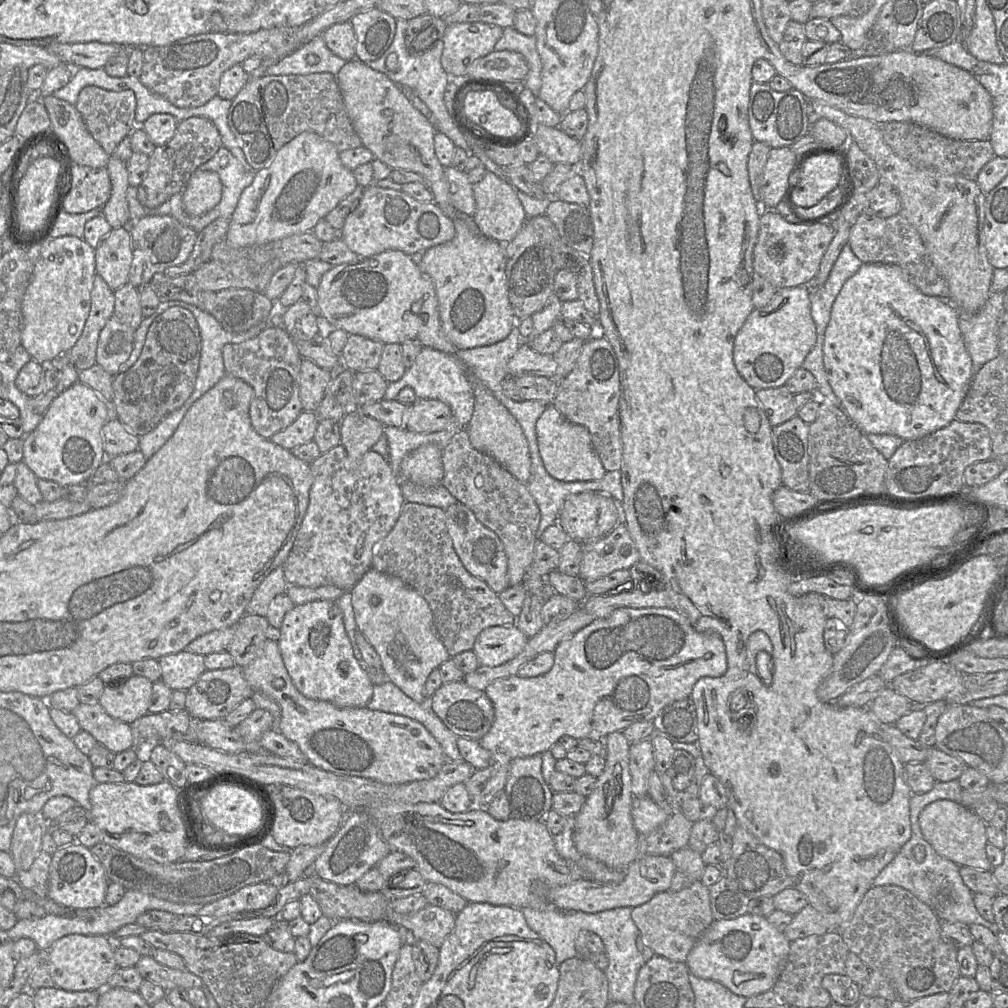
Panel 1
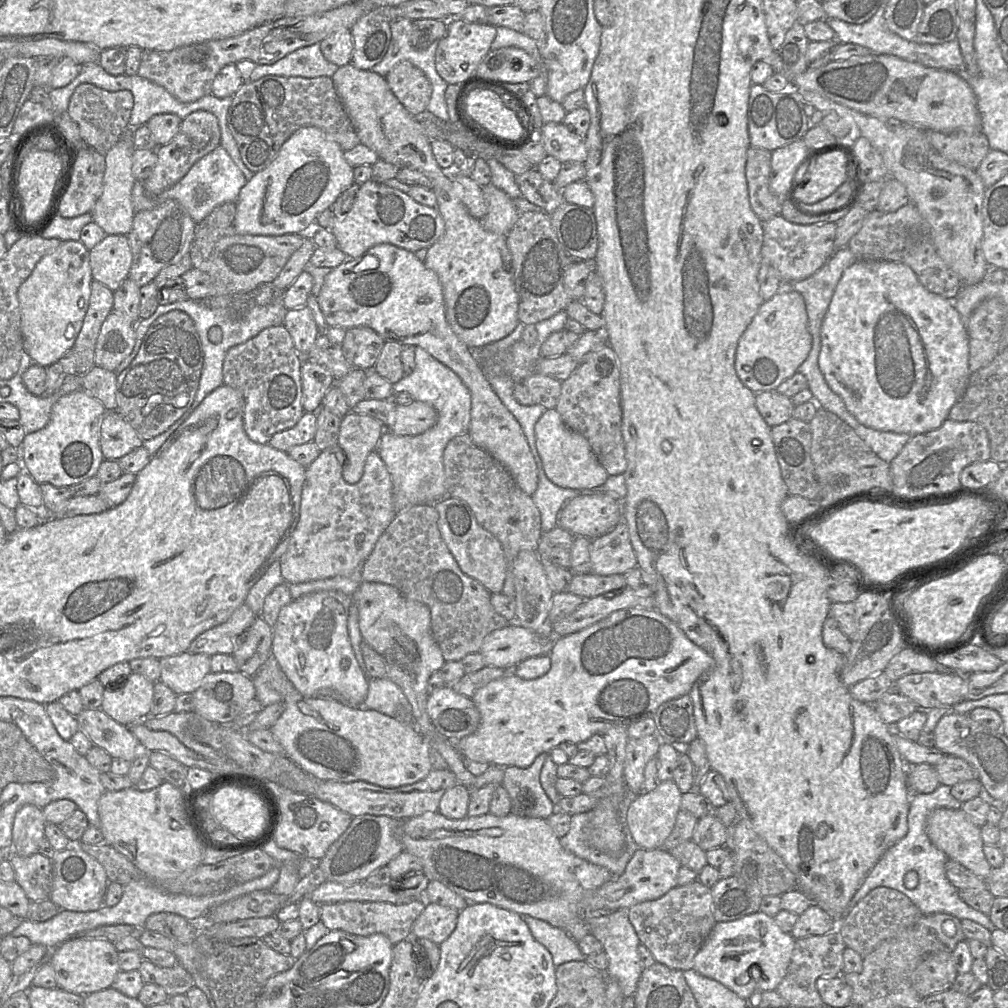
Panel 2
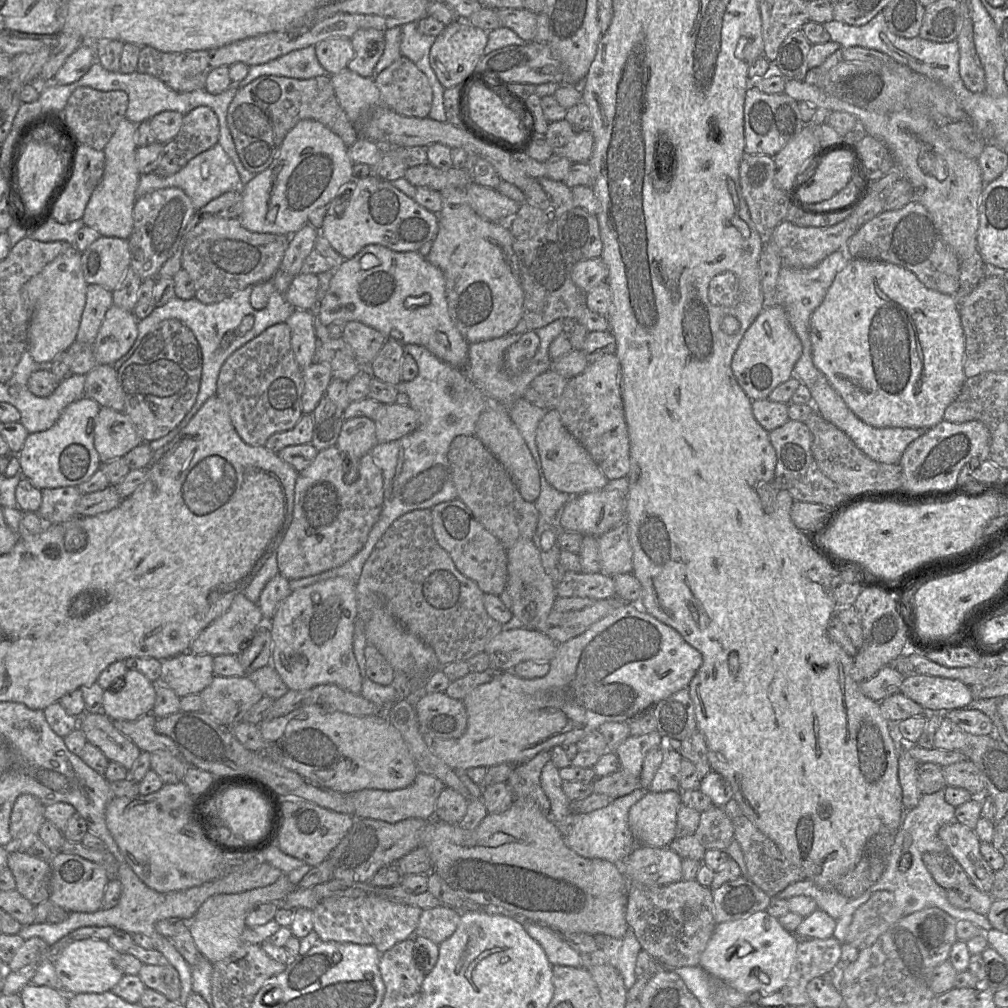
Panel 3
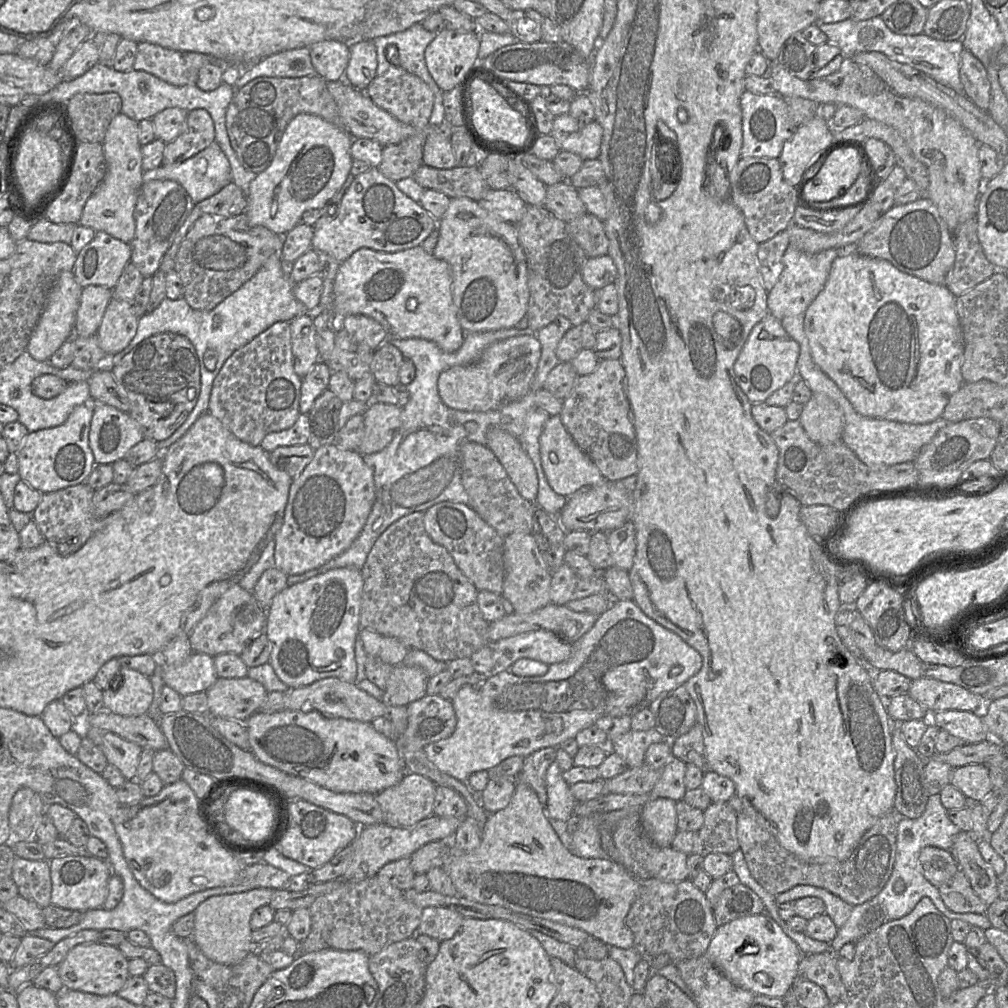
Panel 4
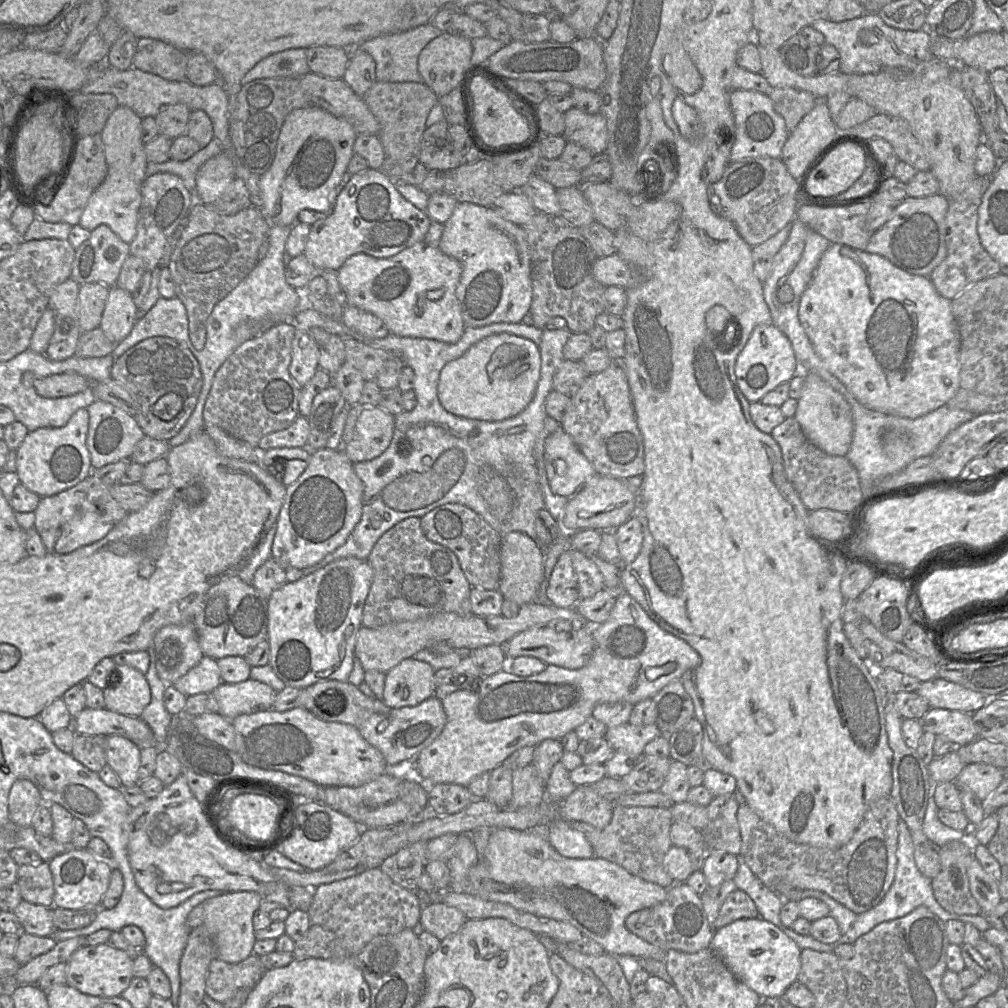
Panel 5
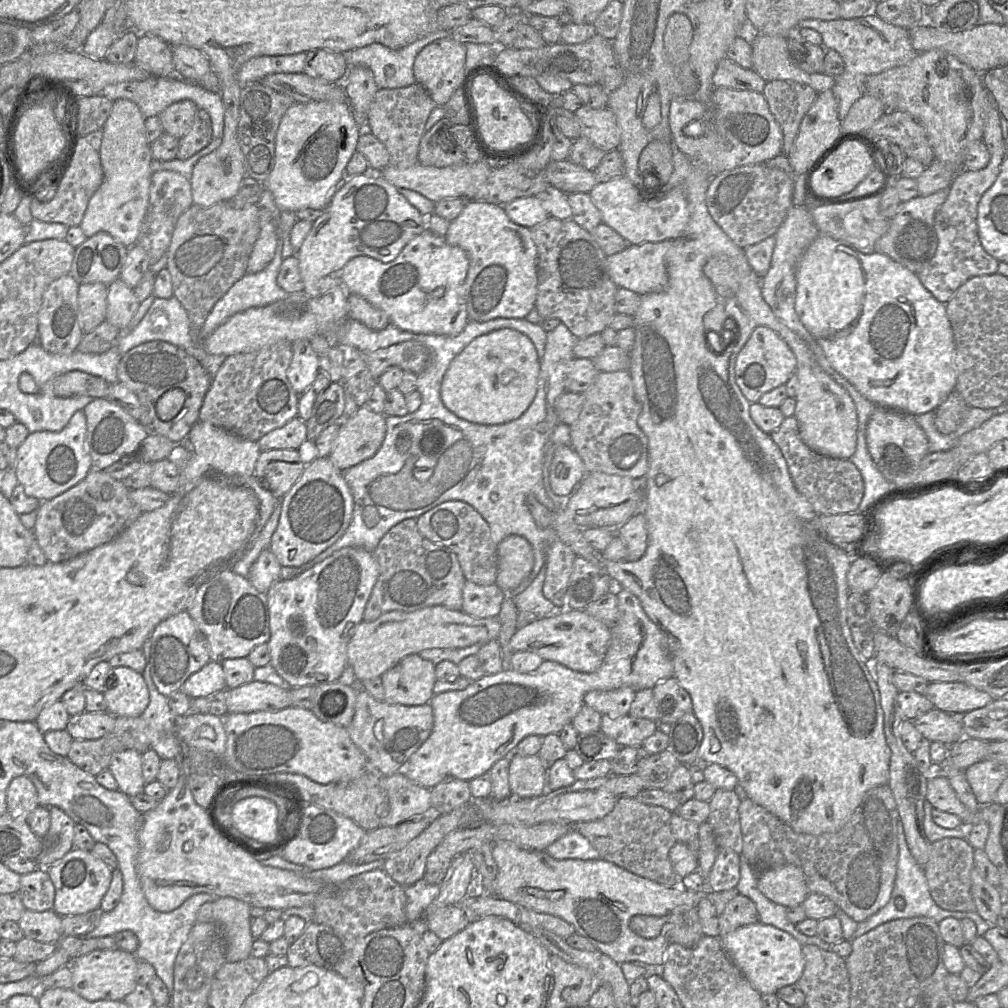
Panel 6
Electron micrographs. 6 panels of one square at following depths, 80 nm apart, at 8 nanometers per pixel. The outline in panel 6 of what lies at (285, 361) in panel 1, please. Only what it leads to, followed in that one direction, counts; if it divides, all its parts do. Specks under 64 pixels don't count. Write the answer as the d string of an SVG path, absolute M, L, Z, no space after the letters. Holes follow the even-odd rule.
M277 341L254 352L227 356L212 378L199 420L252 441L282 427L298 416L299 395L287 378L291 359L292 343L288 341Z

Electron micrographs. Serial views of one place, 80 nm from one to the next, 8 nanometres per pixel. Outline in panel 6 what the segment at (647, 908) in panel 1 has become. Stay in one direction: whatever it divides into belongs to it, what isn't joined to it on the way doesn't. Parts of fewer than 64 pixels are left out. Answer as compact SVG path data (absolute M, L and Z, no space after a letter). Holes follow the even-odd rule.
M681 905L664 916L636 915L629 926L637 935L651 939L663 935L670 943L693 947L704 935L697 907Z

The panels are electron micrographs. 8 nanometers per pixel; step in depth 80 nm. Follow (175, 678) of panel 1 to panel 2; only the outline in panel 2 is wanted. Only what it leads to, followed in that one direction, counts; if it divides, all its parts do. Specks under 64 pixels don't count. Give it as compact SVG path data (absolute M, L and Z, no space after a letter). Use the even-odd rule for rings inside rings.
M183 652L164 657L160 661L160 681L176 695L193 693L205 676L211 672L211 656L203 653Z

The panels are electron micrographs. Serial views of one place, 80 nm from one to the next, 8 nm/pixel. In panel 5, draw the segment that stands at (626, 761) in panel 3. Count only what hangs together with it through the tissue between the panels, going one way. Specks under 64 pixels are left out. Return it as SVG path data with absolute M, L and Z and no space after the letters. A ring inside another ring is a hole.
M628 722L608 727L604 737L614 751L623 751L634 759L640 759L645 755L645 745L660 735L662 733L656 723L634 726Z

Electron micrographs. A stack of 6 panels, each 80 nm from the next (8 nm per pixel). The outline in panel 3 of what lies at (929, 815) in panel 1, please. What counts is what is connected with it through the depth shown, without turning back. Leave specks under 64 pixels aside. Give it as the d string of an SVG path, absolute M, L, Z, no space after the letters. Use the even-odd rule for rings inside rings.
M956 822L943 825L938 836L969 876L972 884L990 894L994 882L994 870L980 852L980 840L974 830Z

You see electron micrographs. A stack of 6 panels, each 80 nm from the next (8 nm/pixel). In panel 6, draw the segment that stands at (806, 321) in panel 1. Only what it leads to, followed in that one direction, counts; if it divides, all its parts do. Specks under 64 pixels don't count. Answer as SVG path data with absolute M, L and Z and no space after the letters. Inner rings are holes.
M758 326L753 330L737 355L734 366L736 384L750 403L758 402L763 394L786 384L795 371L796 357L794 353L775 331L765 326Z

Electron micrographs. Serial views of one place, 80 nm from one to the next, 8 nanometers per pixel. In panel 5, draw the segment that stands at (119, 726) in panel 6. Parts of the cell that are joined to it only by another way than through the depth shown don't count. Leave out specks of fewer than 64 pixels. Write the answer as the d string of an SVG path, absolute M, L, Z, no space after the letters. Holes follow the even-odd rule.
M76 734L71 756L90 771L99 773L107 765L105 737Z

